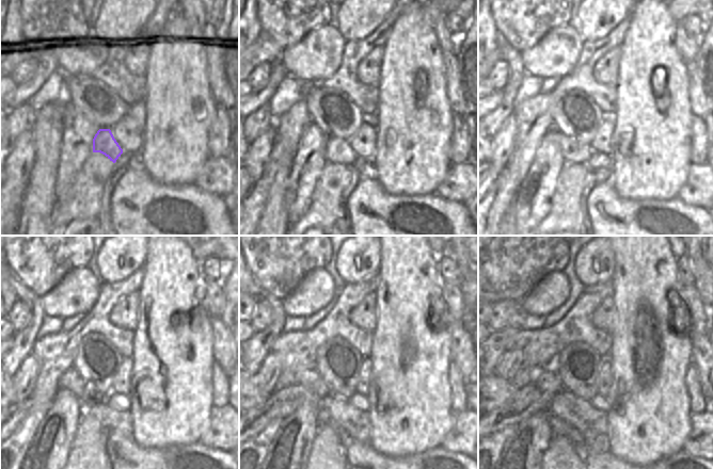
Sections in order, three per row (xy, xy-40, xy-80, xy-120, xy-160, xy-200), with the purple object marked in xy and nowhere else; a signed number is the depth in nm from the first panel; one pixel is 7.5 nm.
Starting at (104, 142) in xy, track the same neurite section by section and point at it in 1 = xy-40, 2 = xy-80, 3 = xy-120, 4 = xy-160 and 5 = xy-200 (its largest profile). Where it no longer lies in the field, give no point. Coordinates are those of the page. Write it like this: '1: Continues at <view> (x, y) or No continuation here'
1: Continues at xy-40 (337, 150)
2: Continues at xy-80 (573, 151)
3: Continues at xy-120 (70, 379)
4: Continues at xy-160 (310, 378)
5: Continues at xy-200 (525, 375).

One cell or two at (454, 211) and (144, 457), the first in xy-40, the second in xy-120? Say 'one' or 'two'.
one

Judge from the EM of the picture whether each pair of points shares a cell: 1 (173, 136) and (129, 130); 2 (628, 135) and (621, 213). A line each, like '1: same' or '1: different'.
1: different
2: different

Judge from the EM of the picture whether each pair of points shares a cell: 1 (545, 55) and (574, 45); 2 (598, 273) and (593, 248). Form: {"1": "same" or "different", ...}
{"1": "same", "2": "same"}

